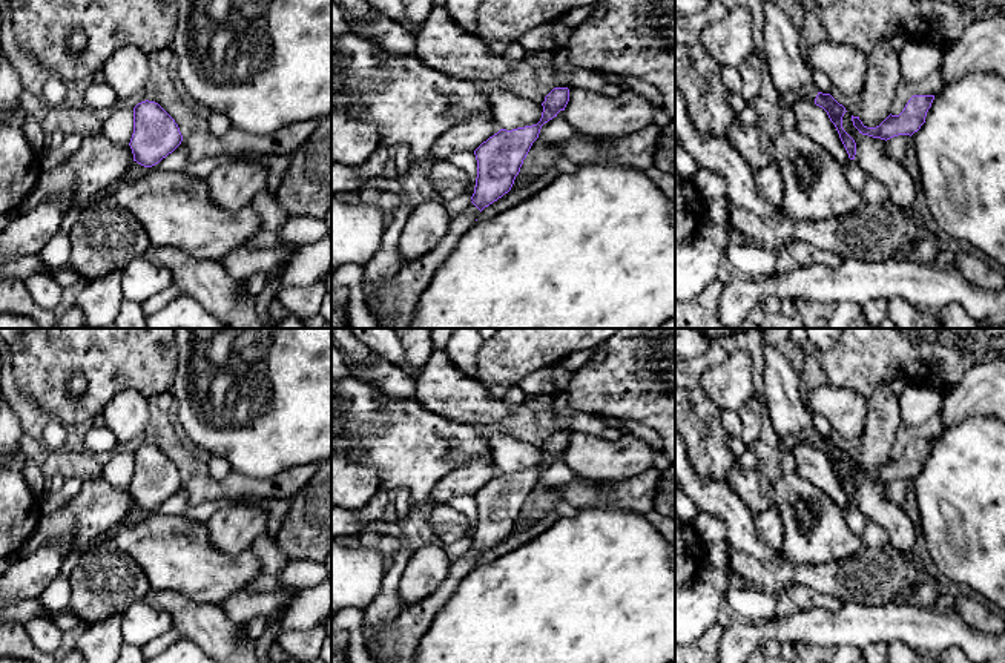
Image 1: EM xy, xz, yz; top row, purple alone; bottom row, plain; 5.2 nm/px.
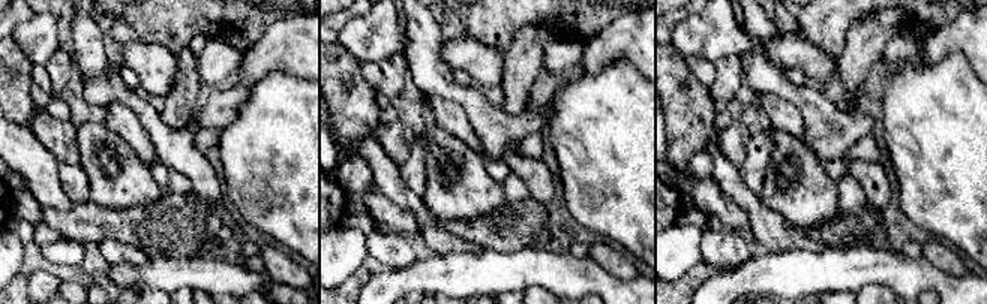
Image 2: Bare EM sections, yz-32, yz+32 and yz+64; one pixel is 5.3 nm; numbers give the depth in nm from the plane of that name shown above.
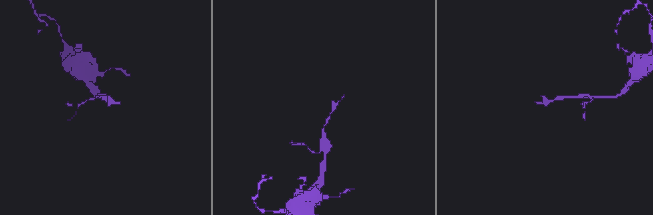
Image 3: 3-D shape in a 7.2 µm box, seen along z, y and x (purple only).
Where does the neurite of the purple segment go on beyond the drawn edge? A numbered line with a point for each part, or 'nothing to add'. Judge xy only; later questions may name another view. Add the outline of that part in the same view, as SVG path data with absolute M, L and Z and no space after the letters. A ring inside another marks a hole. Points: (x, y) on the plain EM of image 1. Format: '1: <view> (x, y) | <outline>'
nothing to add

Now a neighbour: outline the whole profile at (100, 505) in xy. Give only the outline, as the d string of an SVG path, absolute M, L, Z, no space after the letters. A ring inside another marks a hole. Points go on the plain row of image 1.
M103 474L91 477L84 480L77 497L41 516L37 529L15 557L31 556L51 539L66 539L71 551L86 546L121 522L132 506L130 490L112 485Z

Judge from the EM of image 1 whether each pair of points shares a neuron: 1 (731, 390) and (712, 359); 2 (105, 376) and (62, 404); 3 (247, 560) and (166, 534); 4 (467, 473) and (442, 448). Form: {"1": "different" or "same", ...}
{"1": "different", "2": "same", "3": "same", "4": "different"}

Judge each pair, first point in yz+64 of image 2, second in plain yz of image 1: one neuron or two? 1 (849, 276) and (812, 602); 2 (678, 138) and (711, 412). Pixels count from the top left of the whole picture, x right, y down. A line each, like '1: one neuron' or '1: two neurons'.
1: two neurons
2: one neuron

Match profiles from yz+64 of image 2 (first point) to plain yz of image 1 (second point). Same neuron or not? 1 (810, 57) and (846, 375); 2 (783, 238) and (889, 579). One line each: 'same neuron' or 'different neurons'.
1: different neurons
2: different neurons

